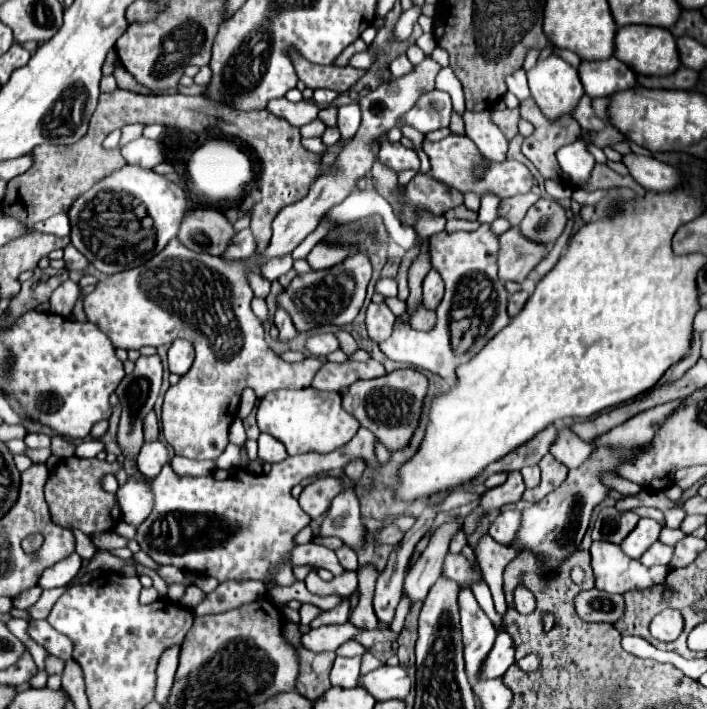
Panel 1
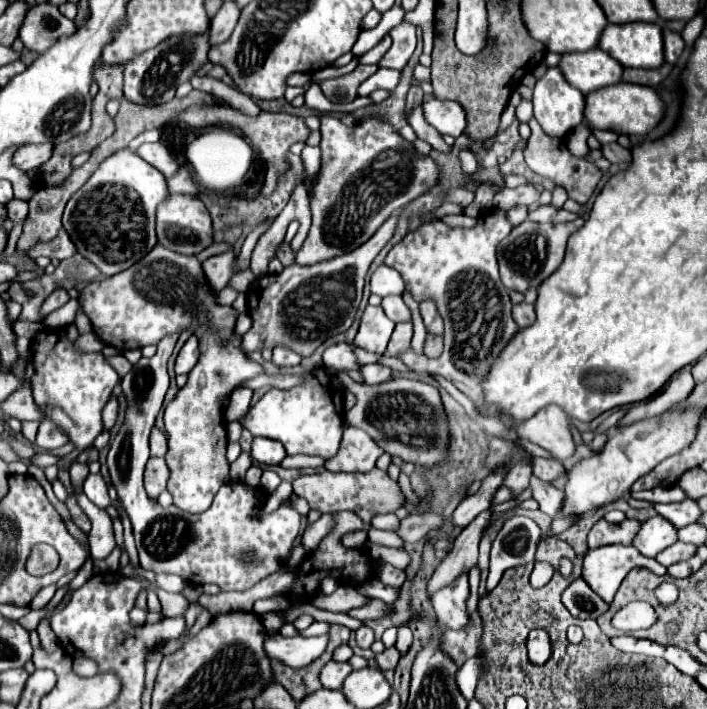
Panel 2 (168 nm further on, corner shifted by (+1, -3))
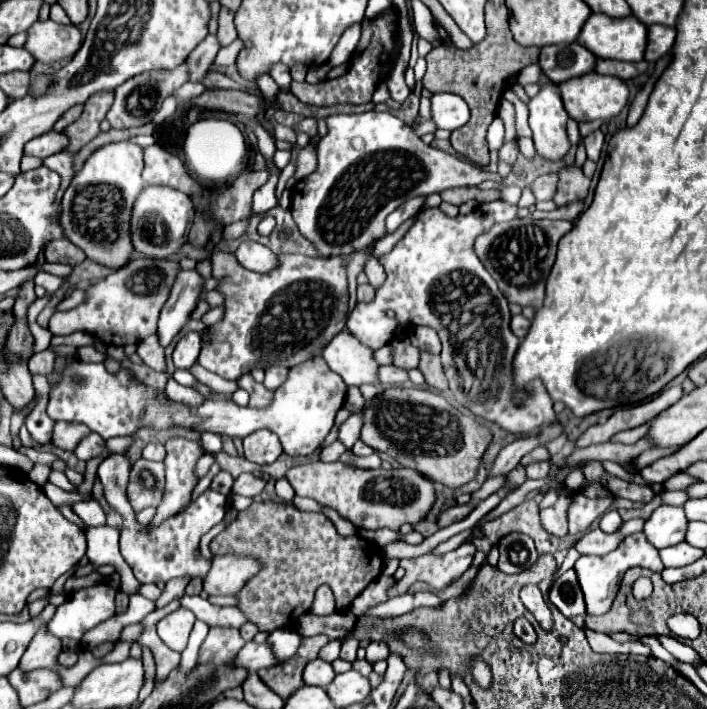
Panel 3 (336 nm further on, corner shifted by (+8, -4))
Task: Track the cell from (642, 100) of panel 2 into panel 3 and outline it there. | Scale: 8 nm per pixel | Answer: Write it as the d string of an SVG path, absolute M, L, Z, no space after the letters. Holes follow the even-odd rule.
M588 72L588 76L570 78L558 84L560 98L564 98L564 108L576 122L584 120L608 120L620 114L620 110L628 104L628 88L620 78L602 76L596 72Z

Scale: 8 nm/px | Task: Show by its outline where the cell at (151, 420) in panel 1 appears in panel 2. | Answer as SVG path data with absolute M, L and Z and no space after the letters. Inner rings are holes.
M153 427L153 431L151 431L149 447L151 447L153 457L163 457L167 453L167 437L157 427Z

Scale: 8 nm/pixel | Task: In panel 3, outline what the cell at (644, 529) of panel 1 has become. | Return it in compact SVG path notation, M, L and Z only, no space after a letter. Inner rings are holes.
M660 506L646 520L644 534L656 548L666 548L684 542L686 528L688 528L688 518L684 514L684 508Z

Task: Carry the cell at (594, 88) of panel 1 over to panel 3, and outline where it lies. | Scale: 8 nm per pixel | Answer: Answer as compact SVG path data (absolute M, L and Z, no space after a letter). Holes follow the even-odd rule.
M552 44L540 50L540 68L554 82L560 84L570 78L584 76L594 70L596 56L582 44Z

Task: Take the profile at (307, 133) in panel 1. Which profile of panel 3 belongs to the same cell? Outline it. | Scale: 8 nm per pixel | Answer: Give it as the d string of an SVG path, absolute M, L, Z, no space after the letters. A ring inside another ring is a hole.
M308 144L304 150L300 150L298 158L296 158L296 172L294 172L294 178L296 180L302 180L306 178L308 174L312 174L316 168L316 150L312 144Z

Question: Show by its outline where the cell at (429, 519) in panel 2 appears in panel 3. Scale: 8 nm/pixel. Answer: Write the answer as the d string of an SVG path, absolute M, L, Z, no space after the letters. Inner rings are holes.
M470 502L470 504L464 504L464 506L456 504L456 506L448 508L448 510L444 510L444 512L440 514L440 520L438 520L440 528L450 526L450 524L454 524L454 522L458 522L458 520L464 520L464 518L474 510L474 506L476 506L476 504L474 504L474 502Z

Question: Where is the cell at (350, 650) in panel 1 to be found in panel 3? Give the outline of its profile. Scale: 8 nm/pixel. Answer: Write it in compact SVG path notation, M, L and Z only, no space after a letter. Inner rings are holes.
M330 640L322 650L320 650L320 658L326 662L334 662L340 654L340 642L338 640Z

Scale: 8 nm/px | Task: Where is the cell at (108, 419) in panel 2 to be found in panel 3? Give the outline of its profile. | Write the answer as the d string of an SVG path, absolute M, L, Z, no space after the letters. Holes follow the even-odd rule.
M314 356L300 366L290 368L290 376L276 390L274 400L268 408L242 408L232 400L204 400L200 406L192 408L182 402L174 402L168 396L162 396L152 386L142 384L126 368L120 368L116 374L110 374L104 364L86 364L74 360L62 370L62 380L50 391L48 416L58 422L80 422L86 424L92 432L98 432L104 440L114 436L132 436L138 428L168 430L172 426L190 428L200 434L226 434L230 438L244 438L258 428L268 428L278 434L282 448L290 456L308 456L312 454L328 436L334 426L336 412L344 406L348 386L344 380L324 364L322 356Z

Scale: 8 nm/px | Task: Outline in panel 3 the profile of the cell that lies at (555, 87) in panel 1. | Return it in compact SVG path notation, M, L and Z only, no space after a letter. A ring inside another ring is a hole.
M554 84L542 86L540 94L530 100L528 108L536 152L550 162L562 160L572 144L566 134L568 114L564 110L558 88Z

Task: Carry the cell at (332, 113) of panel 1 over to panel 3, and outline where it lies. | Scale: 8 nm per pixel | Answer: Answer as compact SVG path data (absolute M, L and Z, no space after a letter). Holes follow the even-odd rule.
M426 97L420 98L420 114L414 126L404 124L394 114L376 112L376 110L356 114L356 116L328 116L326 118L328 134L318 142L318 148L316 148L318 166L302 182L296 182L294 194L292 194L292 206L290 206L290 212L300 232L316 246L316 250L322 256L350 254L350 252L366 248L374 240L384 238L386 216L396 206L404 204L408 198L428 196L428 194L442 192L454 186L480 186L486 180L498 180L498 174L492 174L486 168L480 168L440 148L424 144L420 136L414 132L414 128L422 124L424 120L430 120L430 100Z

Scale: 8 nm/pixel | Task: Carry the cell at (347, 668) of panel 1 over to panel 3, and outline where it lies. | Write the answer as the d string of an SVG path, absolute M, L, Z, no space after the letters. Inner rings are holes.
M316 658L312 662L306 664L304 668L304 682L310 684L310 686L320 686L320 688L326 688L332 680L334 680L334 670L328 662Z

